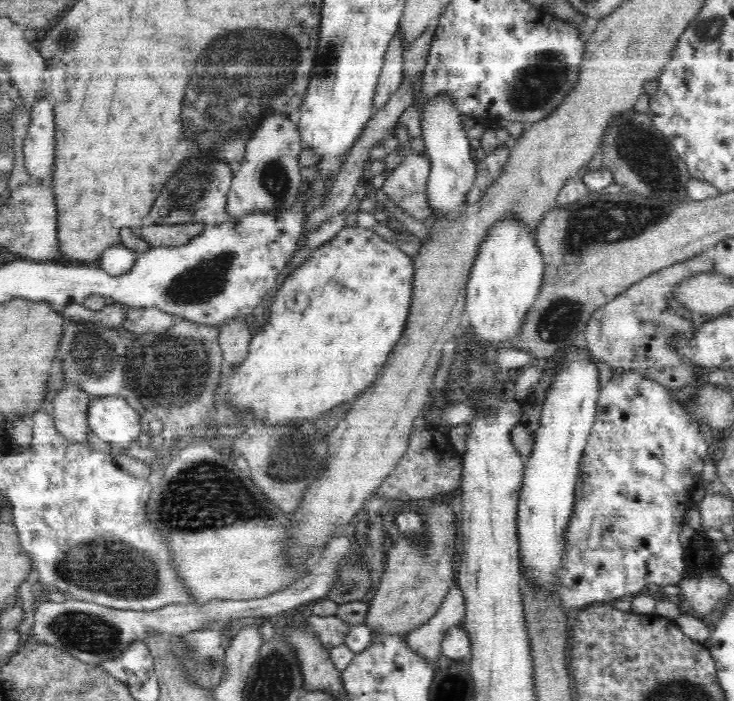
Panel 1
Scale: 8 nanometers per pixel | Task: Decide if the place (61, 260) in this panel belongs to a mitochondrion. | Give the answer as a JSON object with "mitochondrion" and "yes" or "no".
{"mitochondrion":"no"}

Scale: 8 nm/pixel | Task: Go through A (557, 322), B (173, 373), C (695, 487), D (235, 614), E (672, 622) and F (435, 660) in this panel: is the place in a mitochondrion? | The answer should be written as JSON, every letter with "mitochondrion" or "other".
{"A":"mitochondrion","B":"mitochondrion","C":"other","D":"other","E":"other","F":"other"}

